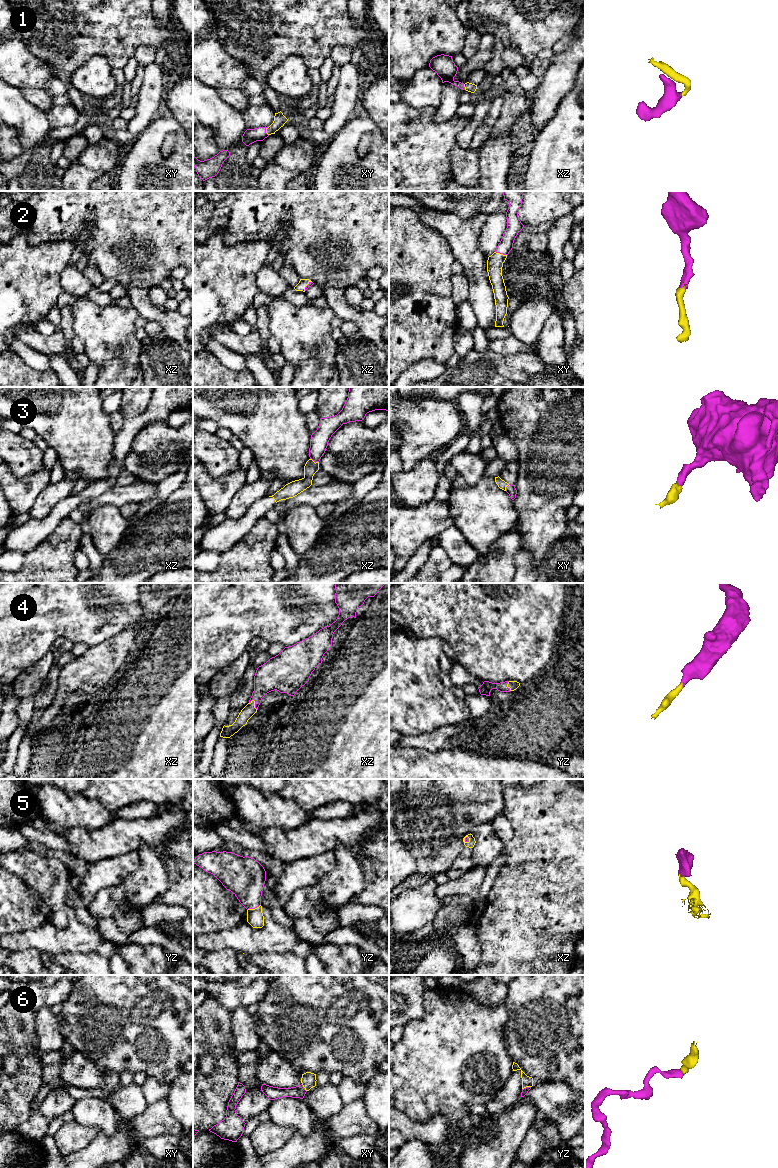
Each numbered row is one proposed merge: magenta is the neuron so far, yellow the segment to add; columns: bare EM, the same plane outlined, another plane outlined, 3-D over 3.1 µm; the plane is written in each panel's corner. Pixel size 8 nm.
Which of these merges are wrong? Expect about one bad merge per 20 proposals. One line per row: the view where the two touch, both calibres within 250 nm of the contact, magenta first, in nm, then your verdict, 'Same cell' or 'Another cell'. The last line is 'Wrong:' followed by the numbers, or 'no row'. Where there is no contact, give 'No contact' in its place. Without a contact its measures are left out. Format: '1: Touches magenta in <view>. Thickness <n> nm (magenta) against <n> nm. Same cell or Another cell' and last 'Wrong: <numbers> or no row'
1: Touches magenta in xy. Thickness 120 nm (magenta) against 100 nm. Same cell
2: Touches magenta in xy. Thickness 120 nm (magenta) against 130 nm. Same cell
3: Touches magenta in xz. Thickness 150 nm (magenta) against 110 nm. Same cell
4: Touches magenta in xz. Thickness 220 nm (magenta) against 100 nm. Same cell
5: Touches magenta in yz. Thickness 320 nm (magenta) against 140 nm. Same cell
6: Touches magenta in xy. Thickness 100 nm (magenta) against 120 nm. Same cell
Wrong: no row

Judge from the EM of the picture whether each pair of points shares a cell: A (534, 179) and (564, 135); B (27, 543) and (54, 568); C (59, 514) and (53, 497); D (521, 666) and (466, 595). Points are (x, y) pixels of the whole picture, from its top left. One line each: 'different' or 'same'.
A: same
B: different
C: different
D: same

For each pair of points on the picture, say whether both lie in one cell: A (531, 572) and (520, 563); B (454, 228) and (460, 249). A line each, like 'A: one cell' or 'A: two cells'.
A: one cell
B: one cell

